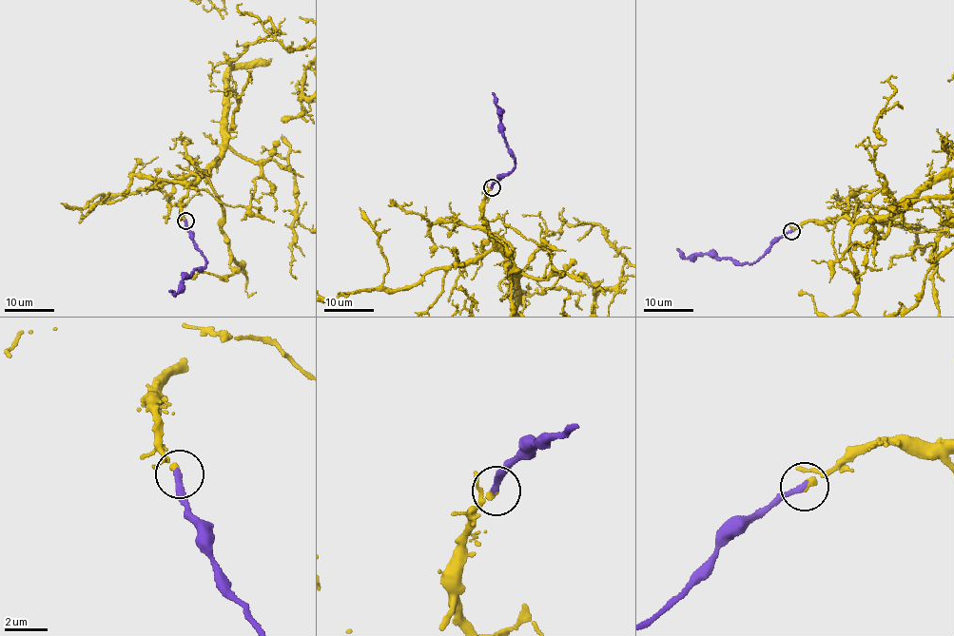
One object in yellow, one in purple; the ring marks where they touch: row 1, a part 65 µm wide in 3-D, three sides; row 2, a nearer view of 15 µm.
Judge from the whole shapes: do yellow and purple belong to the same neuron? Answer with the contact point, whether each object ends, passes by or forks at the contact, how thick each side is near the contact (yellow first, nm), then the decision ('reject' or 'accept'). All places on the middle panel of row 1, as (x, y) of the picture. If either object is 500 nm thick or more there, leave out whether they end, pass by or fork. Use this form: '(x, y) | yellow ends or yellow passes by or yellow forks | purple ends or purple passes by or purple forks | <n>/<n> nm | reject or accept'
(492, 187) | yellow ends | purple ends | 220/300 nm | accept

